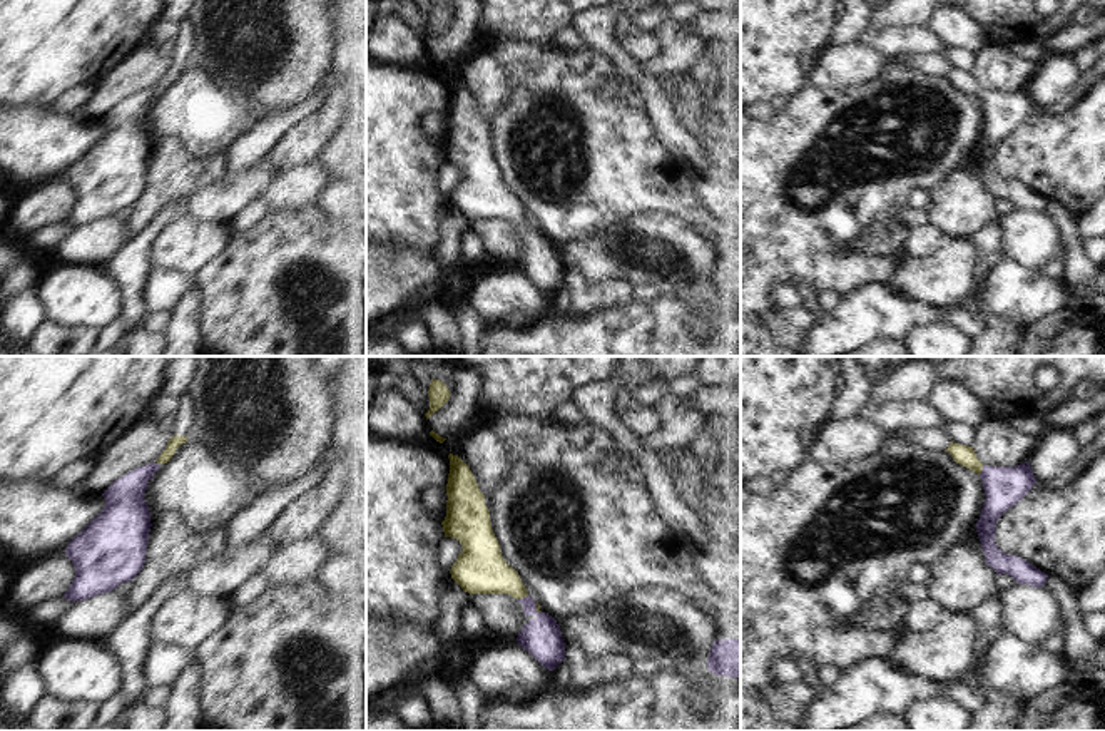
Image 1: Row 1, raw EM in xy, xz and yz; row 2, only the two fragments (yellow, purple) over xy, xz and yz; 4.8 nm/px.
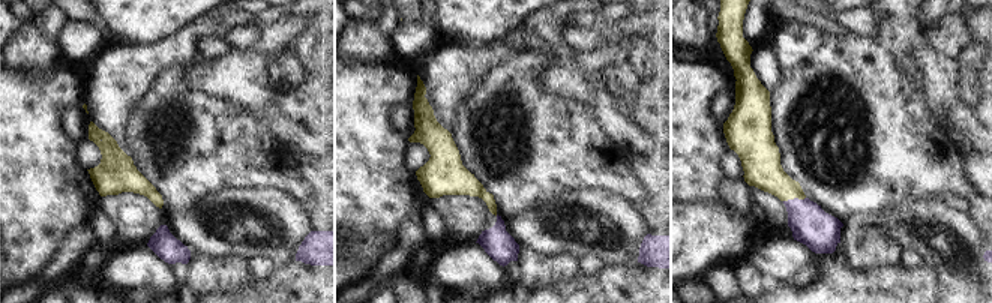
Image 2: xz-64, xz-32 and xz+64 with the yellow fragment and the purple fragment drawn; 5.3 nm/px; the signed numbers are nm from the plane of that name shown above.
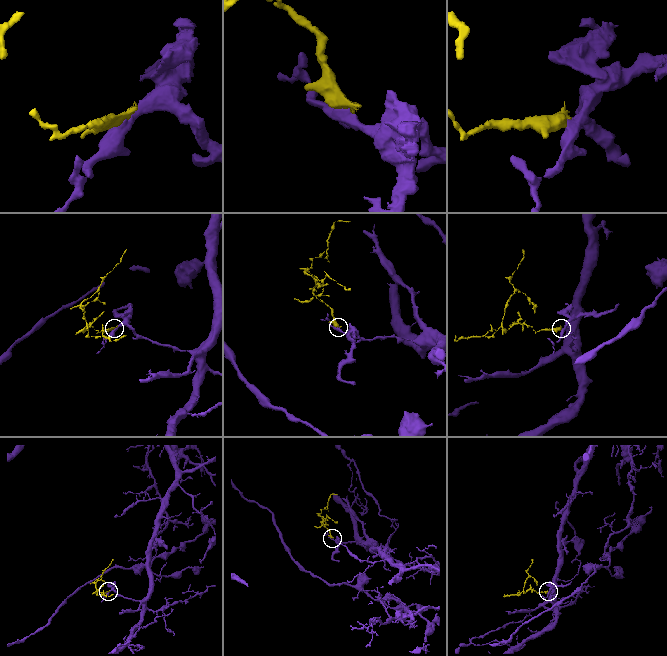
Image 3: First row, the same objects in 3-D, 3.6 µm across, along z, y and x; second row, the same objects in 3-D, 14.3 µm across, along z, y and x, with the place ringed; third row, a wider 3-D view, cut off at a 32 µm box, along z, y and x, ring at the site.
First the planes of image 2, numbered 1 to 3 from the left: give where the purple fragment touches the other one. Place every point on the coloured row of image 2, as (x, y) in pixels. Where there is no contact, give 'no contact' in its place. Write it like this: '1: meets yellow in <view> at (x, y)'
1: no contact
2: no contact
3: meets yellow in xz+64 at (794, 197)

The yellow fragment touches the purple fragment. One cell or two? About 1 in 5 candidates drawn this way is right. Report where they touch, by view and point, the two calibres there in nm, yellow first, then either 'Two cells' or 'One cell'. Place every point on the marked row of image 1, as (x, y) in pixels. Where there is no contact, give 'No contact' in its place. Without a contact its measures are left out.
Touches yellow at xz (522, 598). Thickness 240 nm (yellow) against 190 nm. One cell

